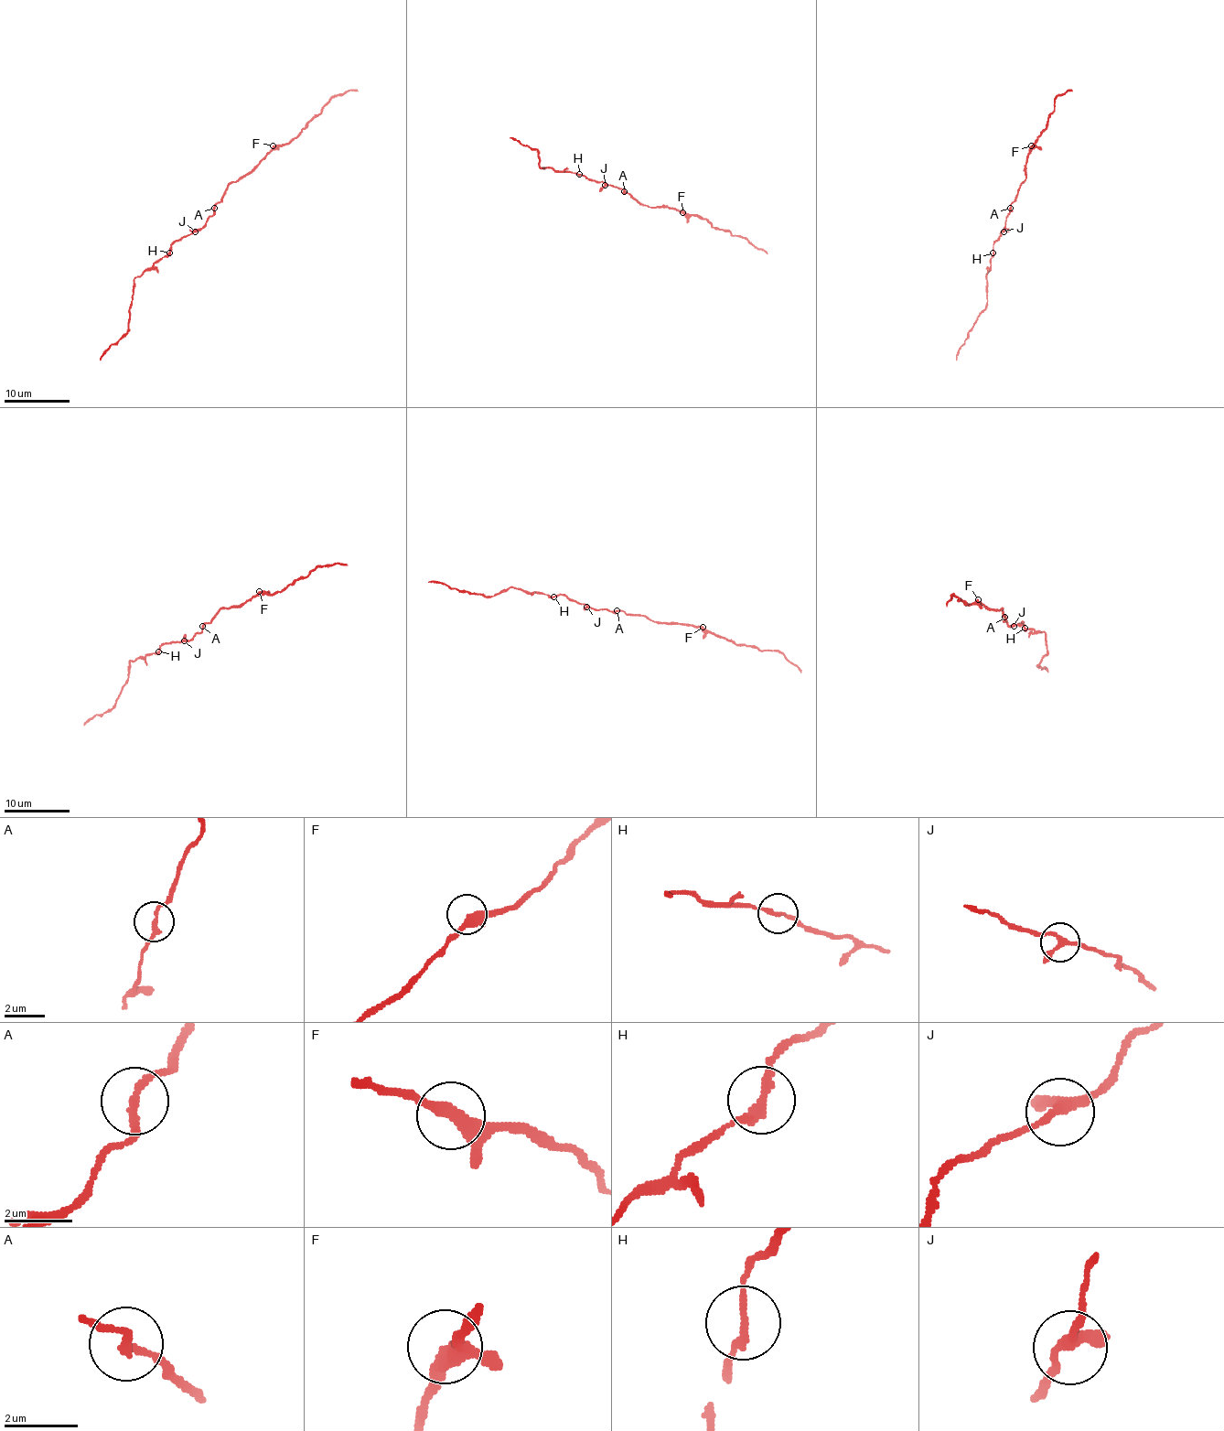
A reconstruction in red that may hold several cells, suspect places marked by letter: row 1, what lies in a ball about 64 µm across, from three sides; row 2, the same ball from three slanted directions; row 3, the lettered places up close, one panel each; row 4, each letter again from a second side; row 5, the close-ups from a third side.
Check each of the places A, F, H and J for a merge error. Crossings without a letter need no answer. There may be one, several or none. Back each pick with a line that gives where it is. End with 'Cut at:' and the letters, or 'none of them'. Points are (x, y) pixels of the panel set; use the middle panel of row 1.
Cut at: none of them

